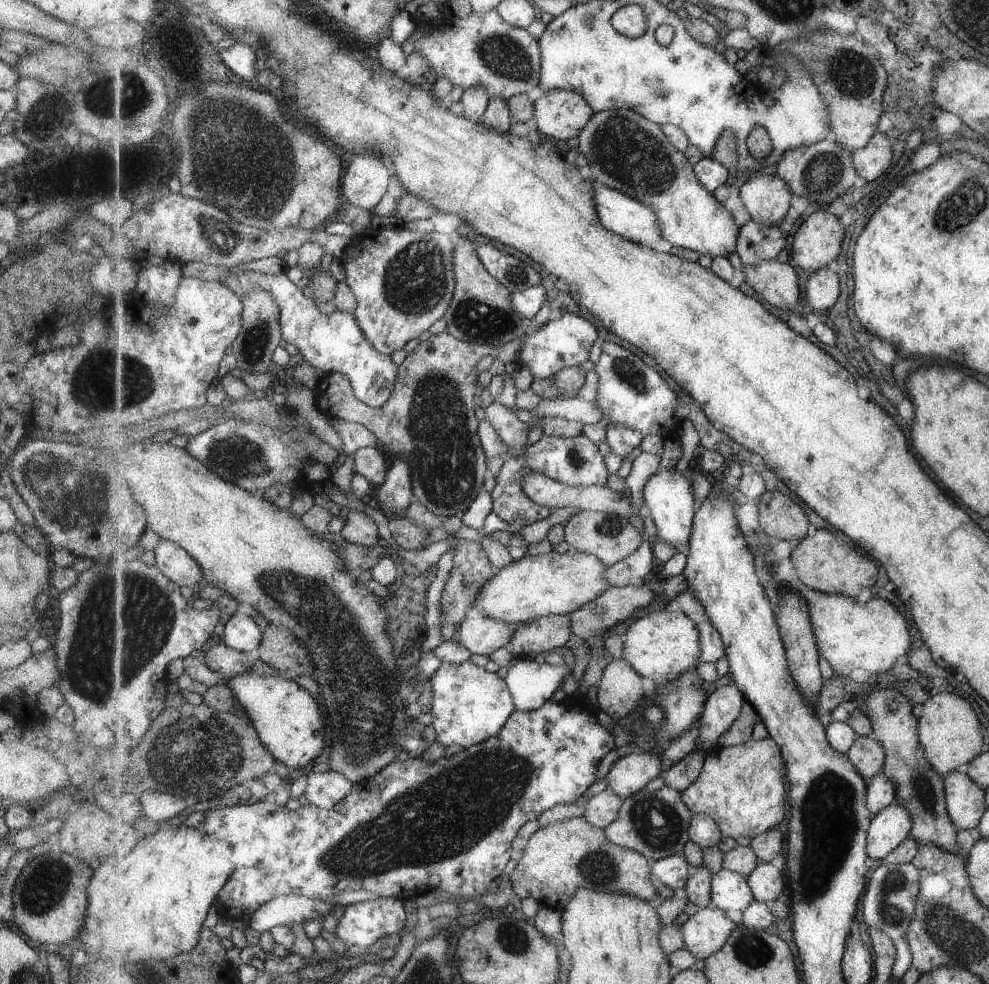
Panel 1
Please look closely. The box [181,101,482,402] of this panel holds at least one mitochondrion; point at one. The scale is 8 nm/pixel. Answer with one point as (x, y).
(415, 281)

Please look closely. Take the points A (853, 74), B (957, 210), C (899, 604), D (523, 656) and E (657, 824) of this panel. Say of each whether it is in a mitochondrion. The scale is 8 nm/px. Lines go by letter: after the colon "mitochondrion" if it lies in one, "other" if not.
A: mitochondrion
B: mitochondrion
C: other
D: other
E: mitochondrion

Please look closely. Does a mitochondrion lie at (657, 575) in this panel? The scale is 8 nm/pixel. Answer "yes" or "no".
no

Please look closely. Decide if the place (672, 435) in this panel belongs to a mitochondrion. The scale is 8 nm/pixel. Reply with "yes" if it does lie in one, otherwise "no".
no

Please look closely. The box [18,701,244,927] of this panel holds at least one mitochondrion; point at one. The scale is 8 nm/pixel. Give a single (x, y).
(63, 882)

